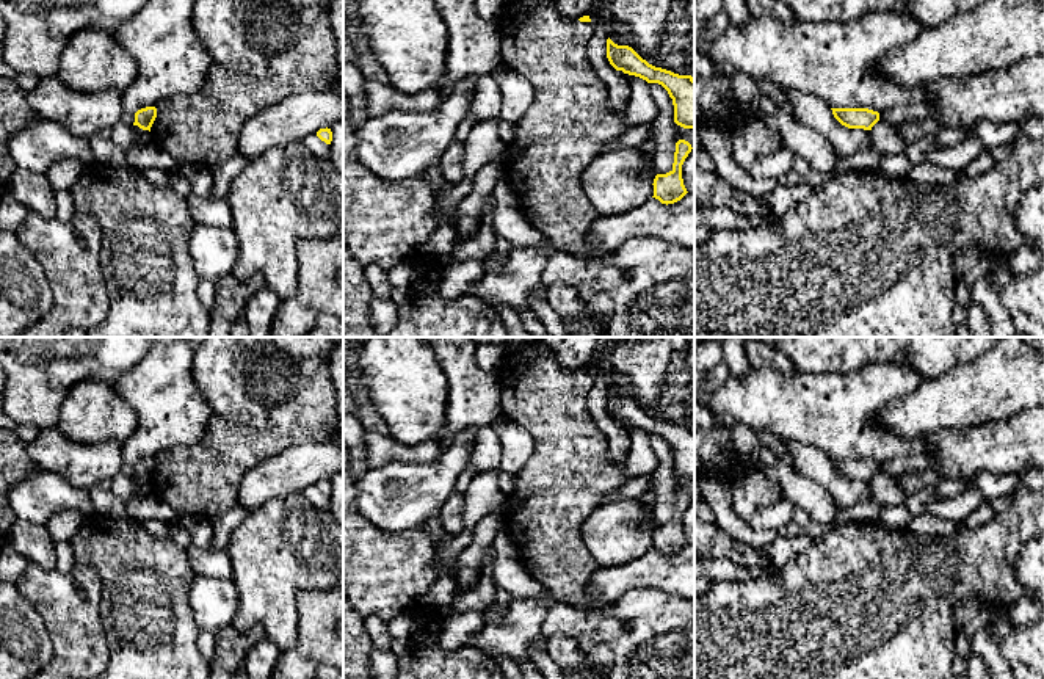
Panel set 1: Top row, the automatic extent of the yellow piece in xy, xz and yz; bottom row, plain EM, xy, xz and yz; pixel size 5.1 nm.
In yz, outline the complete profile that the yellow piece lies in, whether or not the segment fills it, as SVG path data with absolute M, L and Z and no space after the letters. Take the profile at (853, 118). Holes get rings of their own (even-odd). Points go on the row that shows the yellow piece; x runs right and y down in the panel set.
M831 108L834 118L848 129L872 130L879 121L879 113L868 108Z

